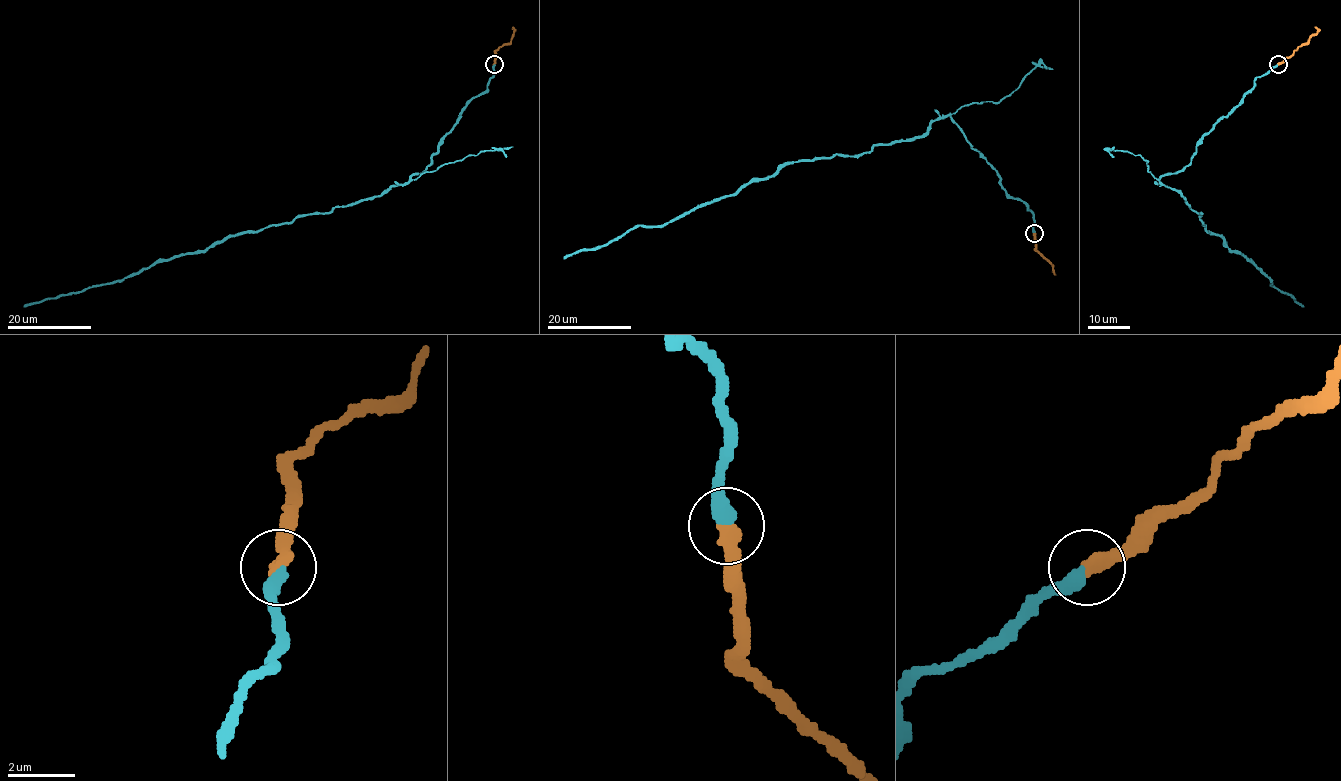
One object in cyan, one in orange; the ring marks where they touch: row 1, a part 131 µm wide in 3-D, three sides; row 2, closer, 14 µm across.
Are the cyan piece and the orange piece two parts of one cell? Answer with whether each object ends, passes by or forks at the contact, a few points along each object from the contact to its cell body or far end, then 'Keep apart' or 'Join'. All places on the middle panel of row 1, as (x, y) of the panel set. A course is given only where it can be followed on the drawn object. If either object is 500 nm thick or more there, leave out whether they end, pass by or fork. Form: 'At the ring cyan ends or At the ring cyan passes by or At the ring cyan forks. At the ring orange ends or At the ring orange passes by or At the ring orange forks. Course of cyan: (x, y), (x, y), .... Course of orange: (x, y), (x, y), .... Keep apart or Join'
At the ring cyan ends. At the ring orange ends. Course of cyan: (1034, 232), (1033, 214), (1007, 193), (948, 114), (910, 140), (784, 163), (661, 225), (634, 225), (564, 258). Course of orange: (1034, 233), (1035, 249), (1050, 262), (1053, 270). Join

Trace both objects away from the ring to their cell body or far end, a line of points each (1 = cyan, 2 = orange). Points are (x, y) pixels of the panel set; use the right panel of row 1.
1: (1277, 64), (1199, 141), (1190, 162), (1159, 181), (1201, 214), (1207, 231), (1303, 306)
2: (1278, 64), (1317, 33), (1315, 26)

